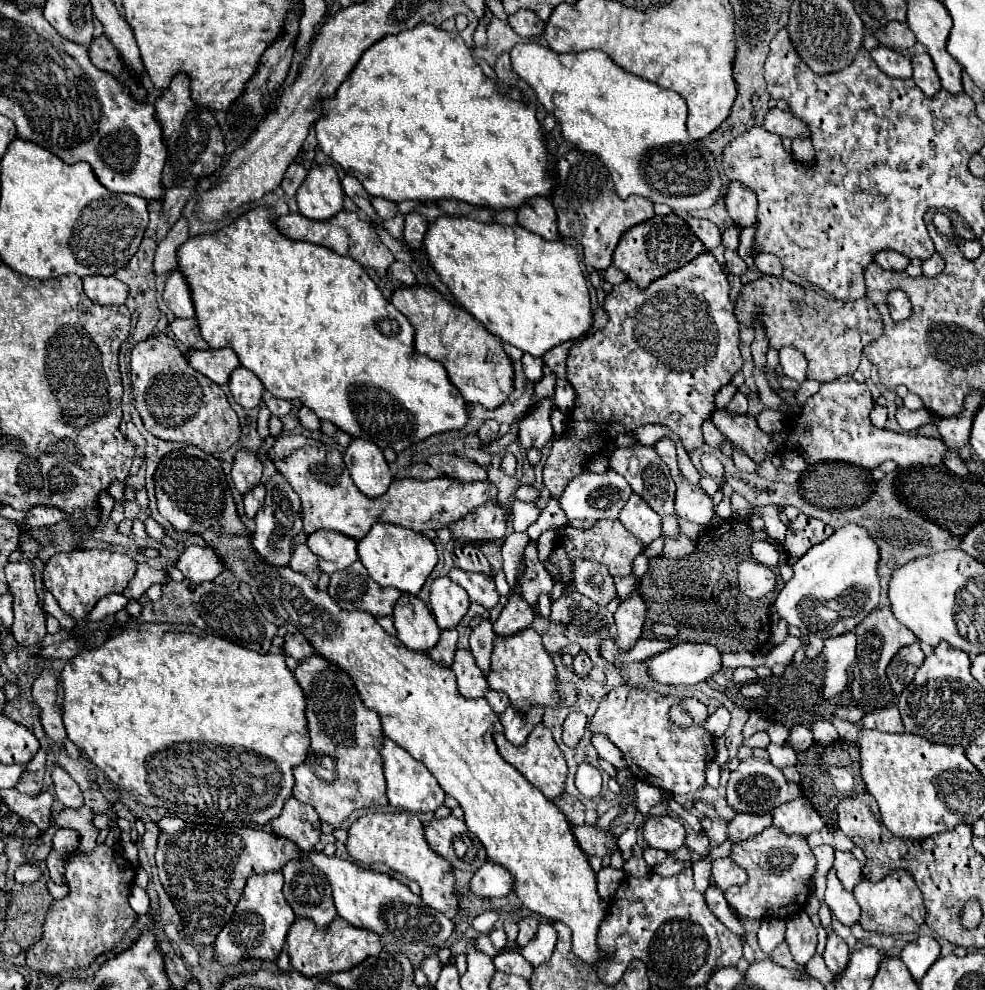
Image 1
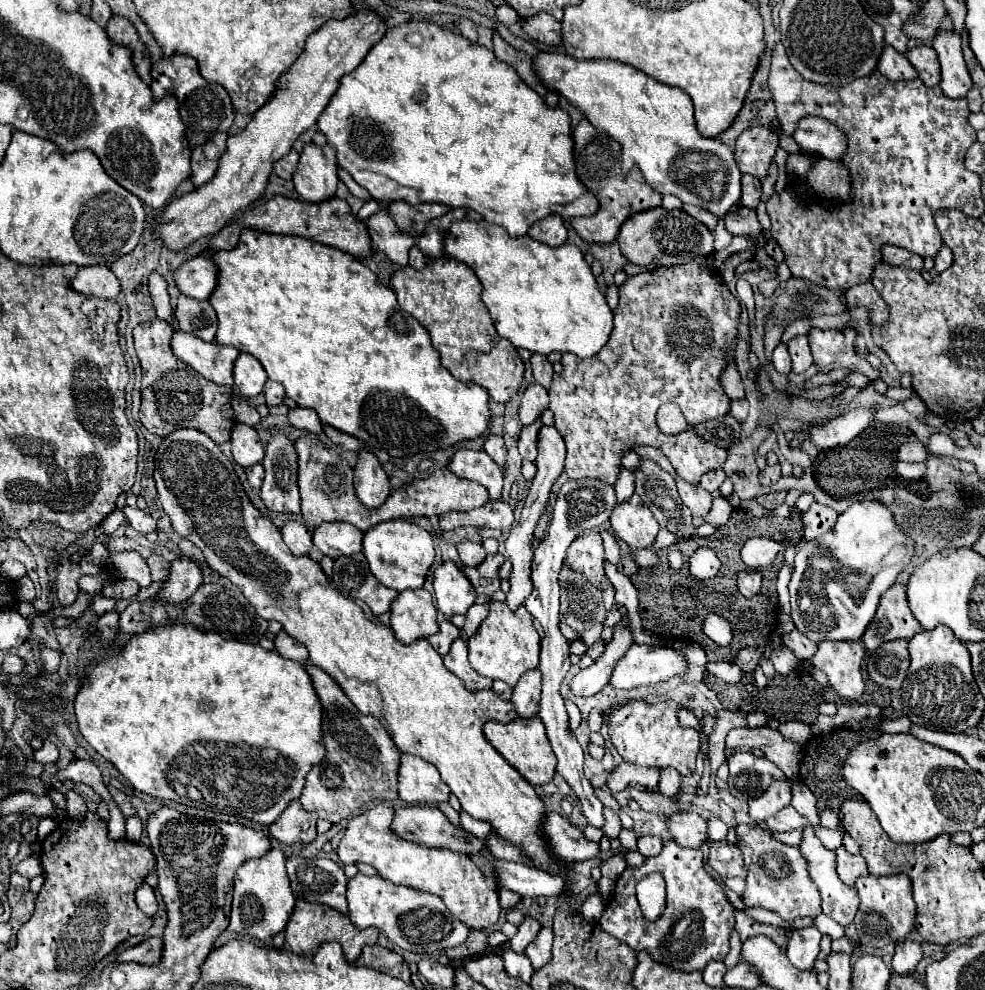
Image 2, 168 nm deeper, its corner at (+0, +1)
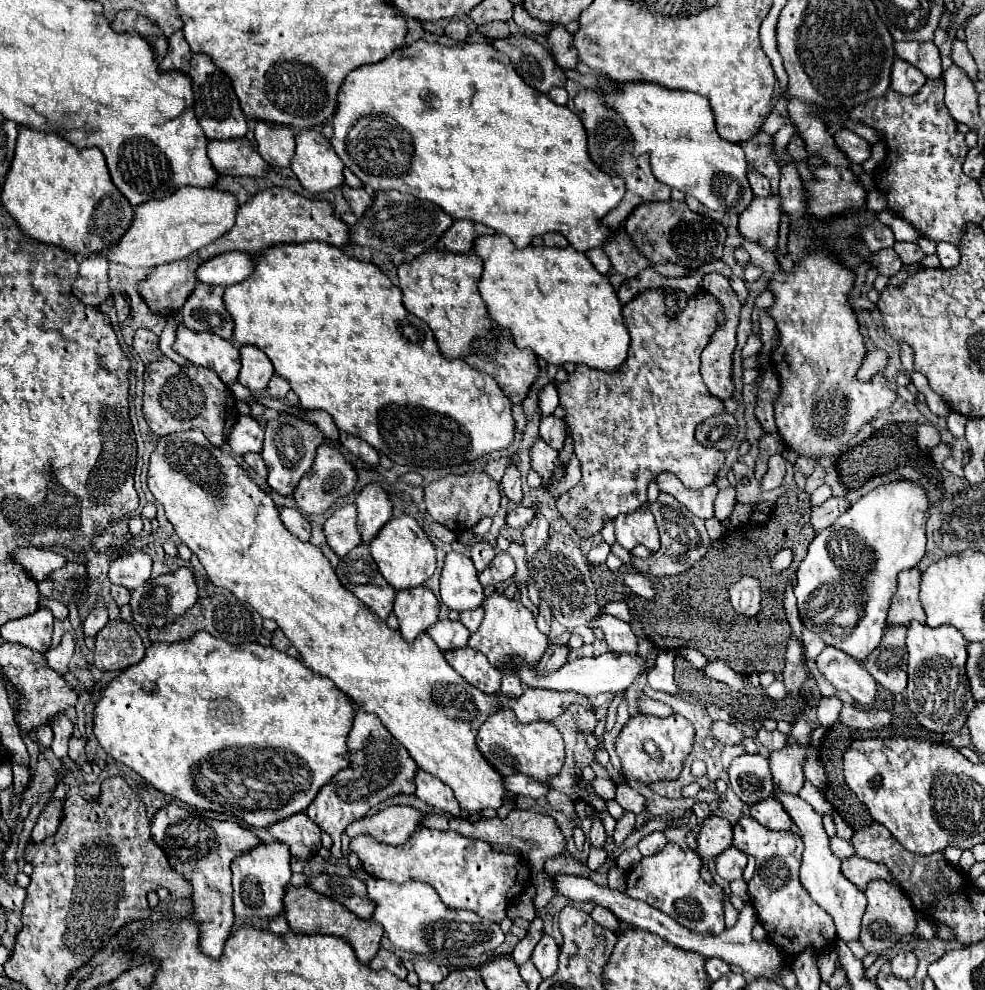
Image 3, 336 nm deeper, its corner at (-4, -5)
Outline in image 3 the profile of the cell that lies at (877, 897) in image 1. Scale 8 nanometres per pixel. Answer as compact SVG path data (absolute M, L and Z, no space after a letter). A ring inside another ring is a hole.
M877 879L867 885L865 895L867 895L869 903L867 903L867 909L865 909L865 915L861 921L861 937L859 939L869 953L885 953L887 949L897 945L897 941L903 935L911 935L915 931L915 927L917 927L915 909L913 909L911 899L901 889Z

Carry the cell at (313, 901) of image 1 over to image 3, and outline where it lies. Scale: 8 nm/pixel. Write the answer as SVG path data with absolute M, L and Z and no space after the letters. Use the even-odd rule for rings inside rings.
M317 875L313 879L307 879L307 885L313 887L317 893L329 895L331 899L339 901L361 919L371 919L373 915L373 901L367 897L365 883L355 877Z

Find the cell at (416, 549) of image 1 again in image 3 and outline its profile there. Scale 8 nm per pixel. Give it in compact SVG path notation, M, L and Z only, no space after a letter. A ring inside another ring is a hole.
M409 515L391 519L379 531L379 535L371 541L371 555L373 555L381 575L395 589L423 585L435 573L435 547L429 541L429 537L425 535L425 531L419 527L419 523Z

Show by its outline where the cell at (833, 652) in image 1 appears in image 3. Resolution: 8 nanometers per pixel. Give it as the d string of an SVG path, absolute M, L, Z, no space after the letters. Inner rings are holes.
M825 647L815 659L821 675L839 691L847 691L859 705L871 705L877 693L877 681L855 659L839 649Z

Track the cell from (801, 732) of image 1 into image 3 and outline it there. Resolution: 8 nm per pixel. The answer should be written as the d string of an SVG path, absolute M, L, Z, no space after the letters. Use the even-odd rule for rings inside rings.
M763 727L757 731L757 741L761 745L765 745L769 751L775 751L775 749L783 749L785 743L787 743L787 735L779 733L777 729L775 731L765 731Z

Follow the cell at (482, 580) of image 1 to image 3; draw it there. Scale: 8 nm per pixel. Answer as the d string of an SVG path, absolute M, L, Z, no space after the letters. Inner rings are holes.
M499 551L495 555L495 559L489 563L489 567L479 573L479 581L485 587L485 585L503 583L503 581L507 581L513 575L515 575L515 563L513 563L513 559L507 553Z

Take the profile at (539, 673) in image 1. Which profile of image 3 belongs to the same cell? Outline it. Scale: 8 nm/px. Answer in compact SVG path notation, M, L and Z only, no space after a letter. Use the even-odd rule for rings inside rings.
M493 591L483 599L483 609L485 609L485 617L477 633L471 633L467 643L469 647L485 653L489 663L495 667L507 665L509 657L521 657L531 665L535 665L541 659L543 651L547 649L547 637L537 629L533 613L527 607L523 607L521 601L507 599L505 595Z

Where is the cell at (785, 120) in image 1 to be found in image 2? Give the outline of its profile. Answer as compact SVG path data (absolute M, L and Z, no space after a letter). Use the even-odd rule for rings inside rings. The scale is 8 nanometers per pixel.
M803 117L793 133L797 145L807 153L817 153L825 159L839 159L845 153L845 135L823 117Z

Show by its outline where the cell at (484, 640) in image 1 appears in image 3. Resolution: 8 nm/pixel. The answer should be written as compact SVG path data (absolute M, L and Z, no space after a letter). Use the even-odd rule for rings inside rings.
M479 607L479 609L471 609L471 611L461 611L461 613L459 613L459 621L461 621L471 633L475 633L477 627L481 625L483 615L485 615L483 607Z

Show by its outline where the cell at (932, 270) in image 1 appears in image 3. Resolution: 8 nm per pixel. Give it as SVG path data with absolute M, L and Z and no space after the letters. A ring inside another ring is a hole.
M941 241L941 243L937 245L937 255L939 255L939 259L941 259L941 267L943 267L943 269L957 267L957 265L959 265L959 259L961 259L959 249L957 249L953 243L945 243L945 241Z

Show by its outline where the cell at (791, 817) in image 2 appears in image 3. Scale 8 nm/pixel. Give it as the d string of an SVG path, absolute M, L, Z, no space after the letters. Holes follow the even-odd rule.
M775 797L763 799L761 803L751 805L749 811L751 811L751 817L757 819L767 829L791 829L793 825L791 817L785 813L785 809L781 807L781 803Z

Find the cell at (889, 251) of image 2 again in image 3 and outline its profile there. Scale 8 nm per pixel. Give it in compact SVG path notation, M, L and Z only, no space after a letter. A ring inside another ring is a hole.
M897 241L893 245L893 249L897 251L897 255L901 257L901 261L905 265L917 265L923 261L925 253L921 251L921 247L917 245L917 241Z

